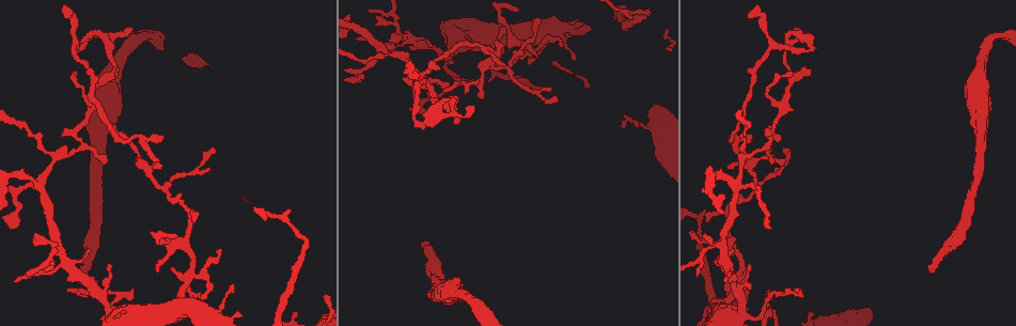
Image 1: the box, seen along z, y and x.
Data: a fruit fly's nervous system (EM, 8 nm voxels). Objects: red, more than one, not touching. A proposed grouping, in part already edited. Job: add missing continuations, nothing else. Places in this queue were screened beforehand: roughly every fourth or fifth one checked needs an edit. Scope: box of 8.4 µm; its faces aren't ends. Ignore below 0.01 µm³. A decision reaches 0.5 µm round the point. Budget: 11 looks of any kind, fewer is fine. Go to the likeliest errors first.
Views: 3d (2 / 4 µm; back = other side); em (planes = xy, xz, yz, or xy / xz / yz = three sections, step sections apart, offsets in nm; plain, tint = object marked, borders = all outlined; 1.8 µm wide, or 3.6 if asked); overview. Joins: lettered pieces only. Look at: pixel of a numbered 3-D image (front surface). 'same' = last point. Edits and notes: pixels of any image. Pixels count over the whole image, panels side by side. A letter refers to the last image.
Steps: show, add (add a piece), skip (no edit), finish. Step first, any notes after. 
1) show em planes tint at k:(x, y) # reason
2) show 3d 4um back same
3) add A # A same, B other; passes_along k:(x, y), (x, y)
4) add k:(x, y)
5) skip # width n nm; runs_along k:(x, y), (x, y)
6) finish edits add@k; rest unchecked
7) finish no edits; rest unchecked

show 3d 2um back at 1:(928, 271) # long arm stops here

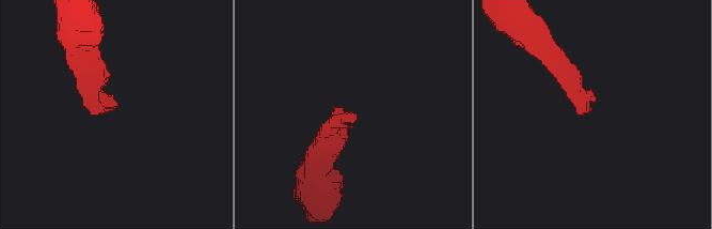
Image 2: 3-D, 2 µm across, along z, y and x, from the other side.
show em xz step 8 tint at 2:(355, 113)

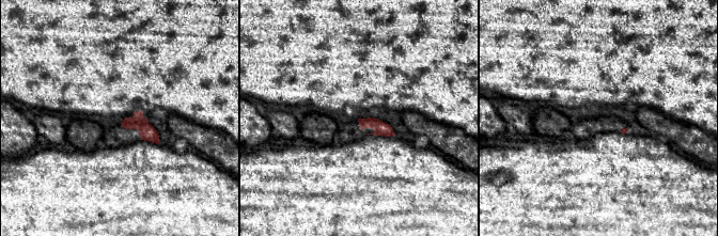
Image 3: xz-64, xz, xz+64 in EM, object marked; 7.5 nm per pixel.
show em planes borders same # cut it another way

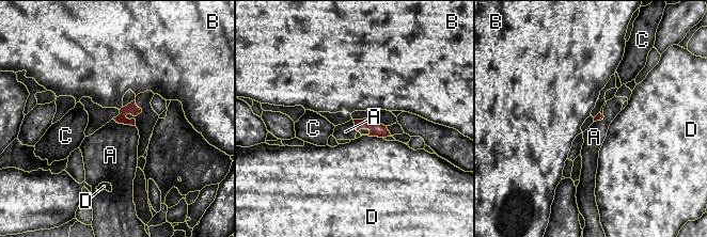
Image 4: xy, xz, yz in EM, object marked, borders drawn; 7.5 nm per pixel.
add A # A same, B other, C other, D other; it goes on there

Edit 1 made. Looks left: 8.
show overview

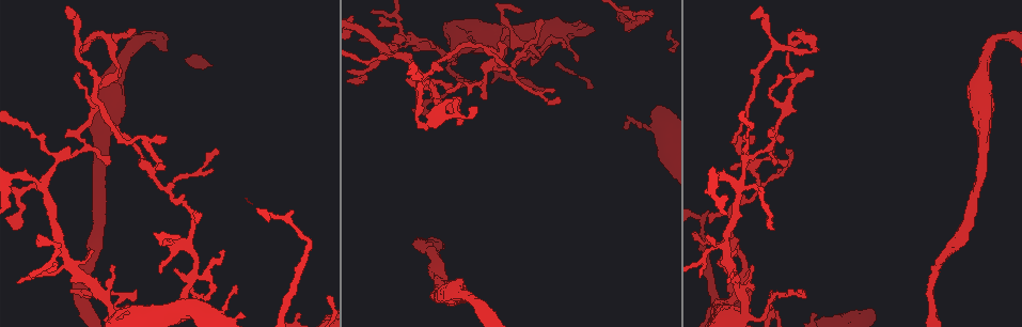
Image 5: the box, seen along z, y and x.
show em planes borders at 5:(40, 235)

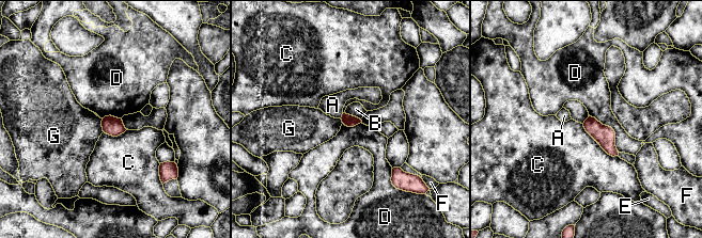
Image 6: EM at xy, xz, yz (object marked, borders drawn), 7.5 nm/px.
skip # A other, B other, C other, D other, E other, F other, G other; border 6:(344, 112), (355, 115), (360, 120); no lettered piece goes on from it

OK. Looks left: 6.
show em xz step 8 borders at 5:(476, 80) # an open end

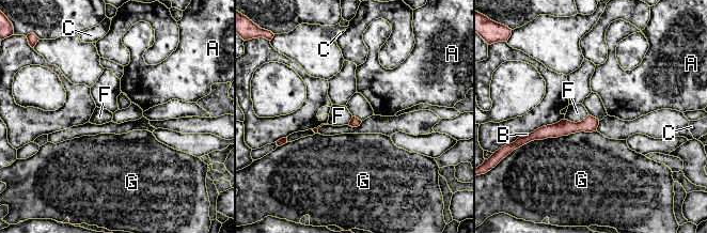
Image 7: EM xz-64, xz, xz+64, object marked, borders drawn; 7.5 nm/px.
skip # width 80 nm; A other, B other, C other, F other, G other; no lettered piece goes on from it

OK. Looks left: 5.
finish edits add@4; rest unchecked

